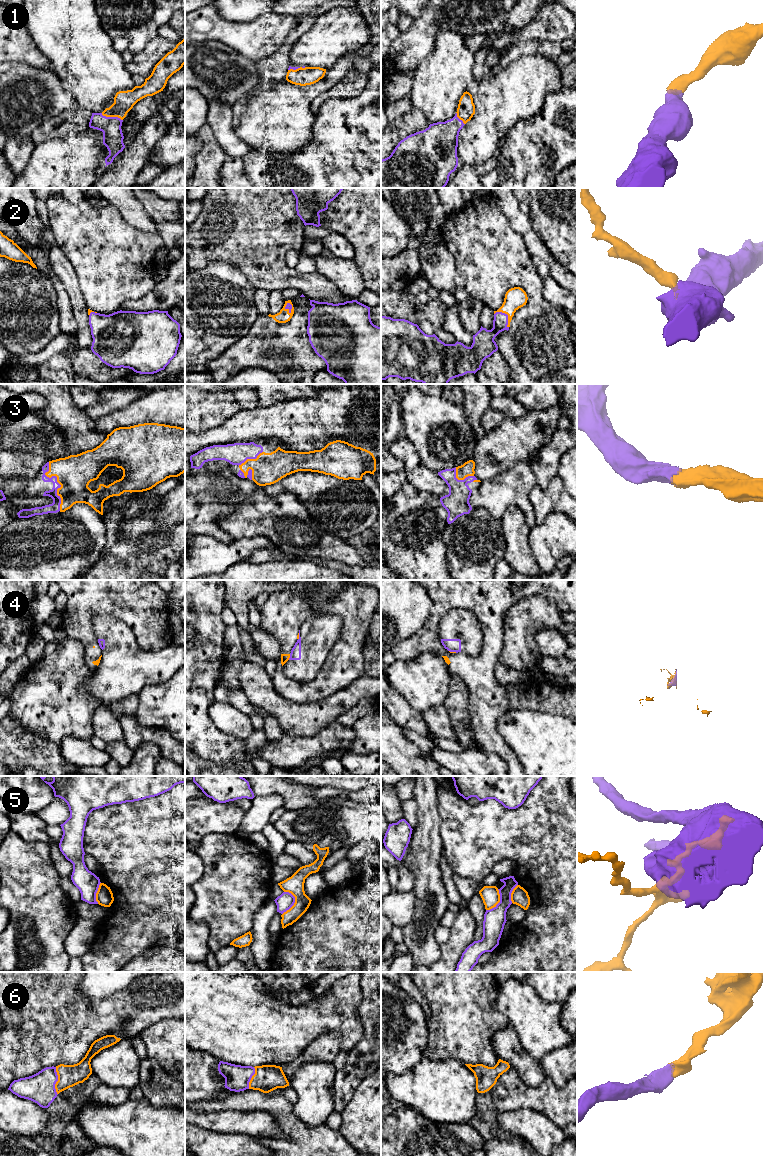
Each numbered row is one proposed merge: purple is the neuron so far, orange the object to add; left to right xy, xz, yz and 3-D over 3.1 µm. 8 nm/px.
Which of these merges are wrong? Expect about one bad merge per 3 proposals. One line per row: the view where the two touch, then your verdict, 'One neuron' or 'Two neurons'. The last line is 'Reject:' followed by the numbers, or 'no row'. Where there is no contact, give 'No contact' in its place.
1: Touches purple in xy. One neuron
2: Touches purple in yz. One neuron
3: Touches purple in xy. One neuron
4: Touches purple in xz. Two neurons
5: Touches purple in xz. Two neurons
6: Touches purple in xy. One neuron
Reject: 4, 5

